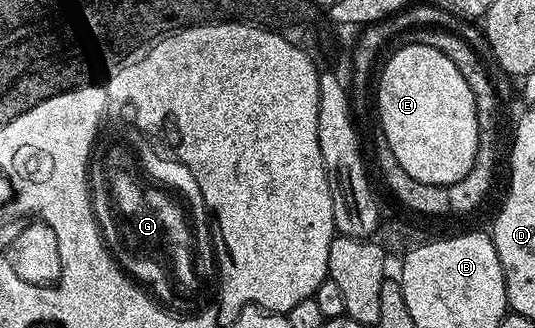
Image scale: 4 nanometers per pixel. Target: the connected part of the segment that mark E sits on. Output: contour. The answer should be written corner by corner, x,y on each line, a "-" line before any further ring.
414,42
411,46
400,47
387,60
386,67
382,70
382,79
378,82
378,118
382,121
382,134
386,137
383,138
384,144
388,148
392,148
392,156
396,156
400,168
404,168
404,172
408,172
408,176
412,176
412,180
420,180
424,184
436,184
437,186
450,188
453,187
453,182
460,181
462,177
465,179
469,175
478,148
478,122
476,104
473,98
474,90
475,87
462,75
461,68
444,51
437,50
434,46
425,46
422,42

